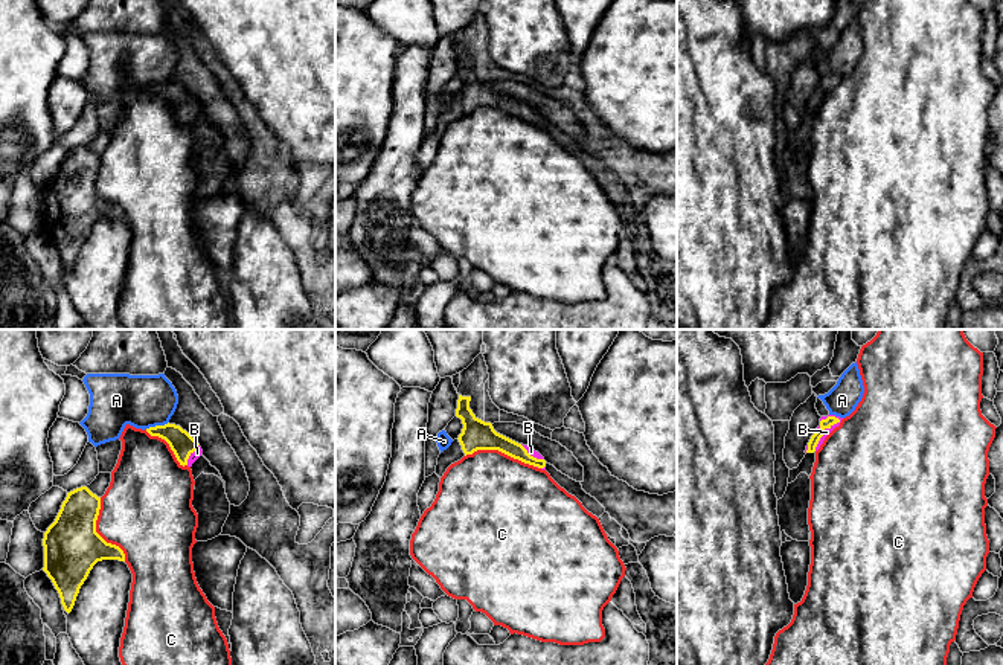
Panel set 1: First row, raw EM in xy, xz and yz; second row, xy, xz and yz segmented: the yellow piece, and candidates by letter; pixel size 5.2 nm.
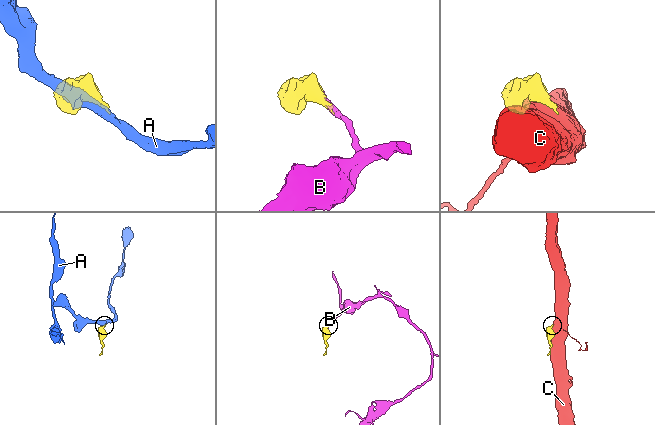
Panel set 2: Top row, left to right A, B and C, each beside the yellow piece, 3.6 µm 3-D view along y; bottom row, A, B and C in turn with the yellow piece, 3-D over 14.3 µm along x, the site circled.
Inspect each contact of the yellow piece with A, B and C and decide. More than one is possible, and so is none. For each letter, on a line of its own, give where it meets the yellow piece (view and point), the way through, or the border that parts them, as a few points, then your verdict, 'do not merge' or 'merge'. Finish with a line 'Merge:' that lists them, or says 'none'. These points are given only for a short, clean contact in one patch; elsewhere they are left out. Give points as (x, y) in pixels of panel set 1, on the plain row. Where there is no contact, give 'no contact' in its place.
A: meets yellow in xy at (157, 84); do not merge
B: meets yellow in yz at (822, 90); merge
C: meets yellow in xy at (96, 191); do not merge
Merge: B

